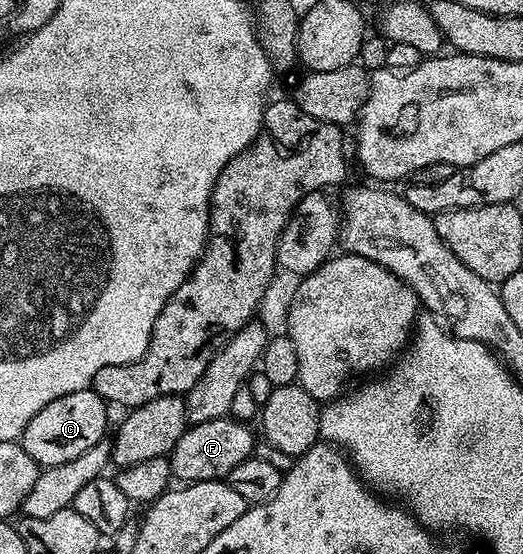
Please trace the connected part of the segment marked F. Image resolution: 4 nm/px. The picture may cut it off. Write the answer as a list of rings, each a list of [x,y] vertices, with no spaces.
[[[232,416],[190,425],[183,432],[183,436],[179,436],[179,444],[175,444],[175,448],[167,456],[174,479],[181,484],[228,479],[231,468],[243,464],[243,460],[254,457],[253,434],[249,429],[246,423]]]

